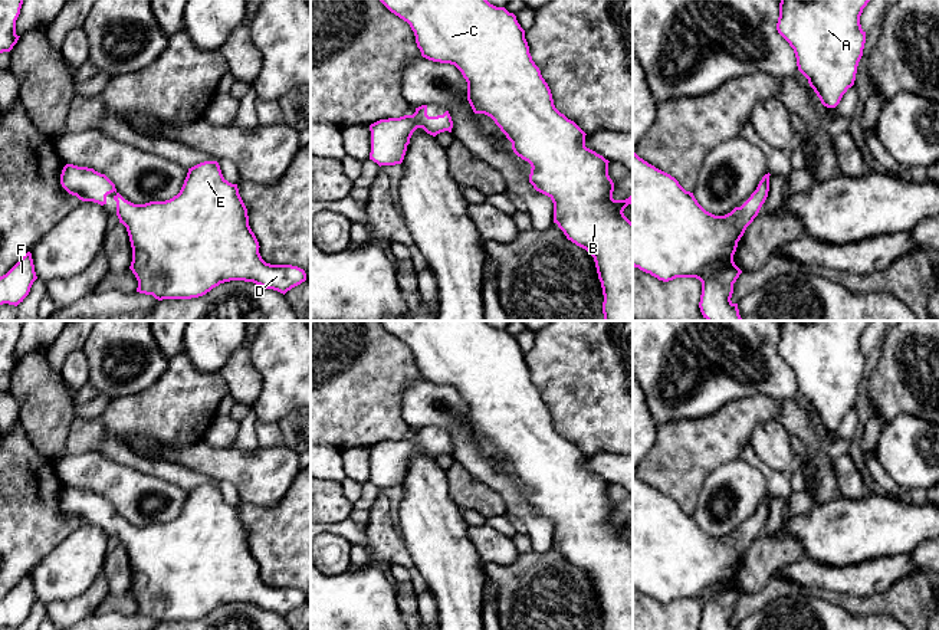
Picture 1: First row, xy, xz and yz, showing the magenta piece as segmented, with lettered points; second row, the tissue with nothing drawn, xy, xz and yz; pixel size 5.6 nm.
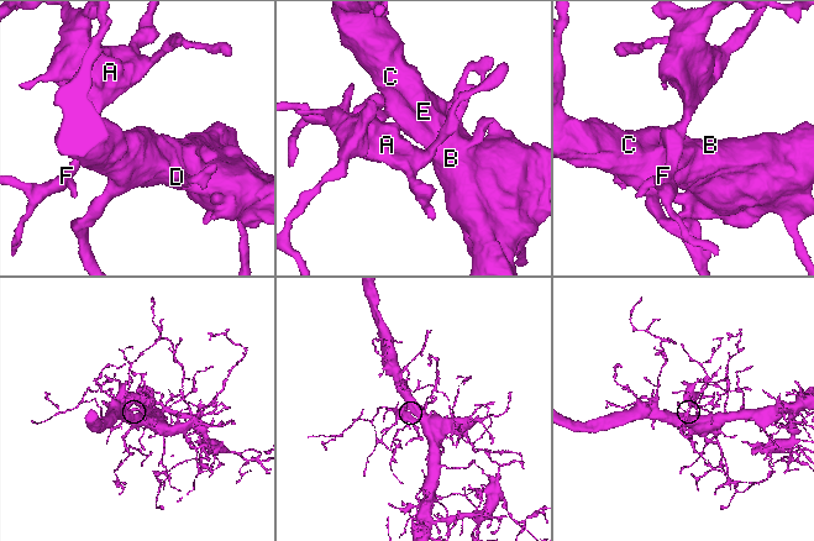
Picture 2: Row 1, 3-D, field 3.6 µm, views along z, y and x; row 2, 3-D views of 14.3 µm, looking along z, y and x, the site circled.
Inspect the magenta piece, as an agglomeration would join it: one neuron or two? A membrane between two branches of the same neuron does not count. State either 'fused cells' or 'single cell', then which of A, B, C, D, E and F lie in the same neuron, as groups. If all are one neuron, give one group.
single cell; A B C D E F

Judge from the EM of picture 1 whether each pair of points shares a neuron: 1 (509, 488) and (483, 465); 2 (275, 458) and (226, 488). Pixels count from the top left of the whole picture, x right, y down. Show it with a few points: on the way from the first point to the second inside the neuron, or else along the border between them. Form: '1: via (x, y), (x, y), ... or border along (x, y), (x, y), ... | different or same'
1: via (504, 482), (489, 468) | same
2: border along (217, 482), (229, 482), (242, 501) | different

